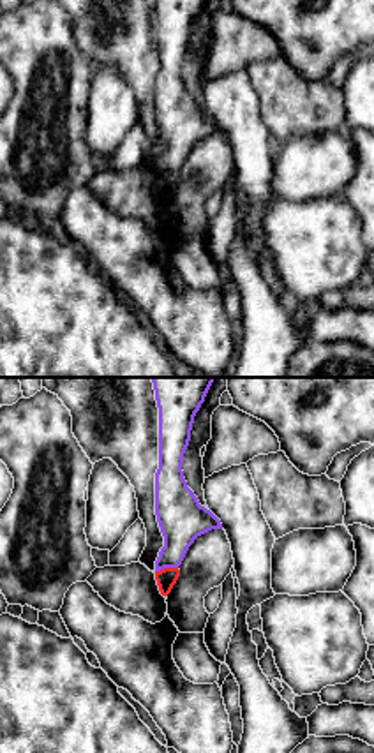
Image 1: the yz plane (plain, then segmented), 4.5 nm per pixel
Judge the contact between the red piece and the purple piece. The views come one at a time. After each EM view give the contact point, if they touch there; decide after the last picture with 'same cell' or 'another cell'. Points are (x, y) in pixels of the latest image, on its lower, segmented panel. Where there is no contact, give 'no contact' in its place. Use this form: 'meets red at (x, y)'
meets red at (166, 568)

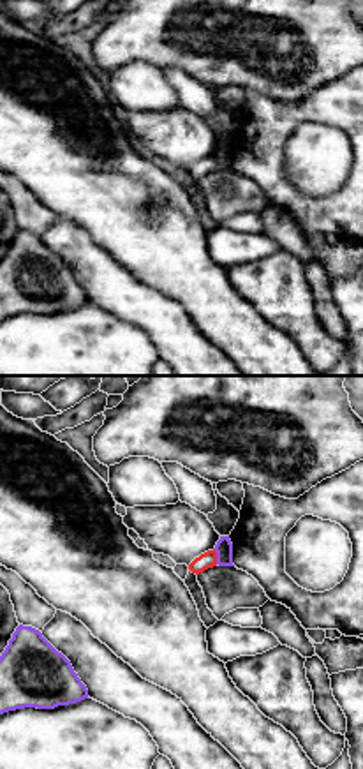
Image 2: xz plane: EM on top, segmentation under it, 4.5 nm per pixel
meets red at (215, 556)

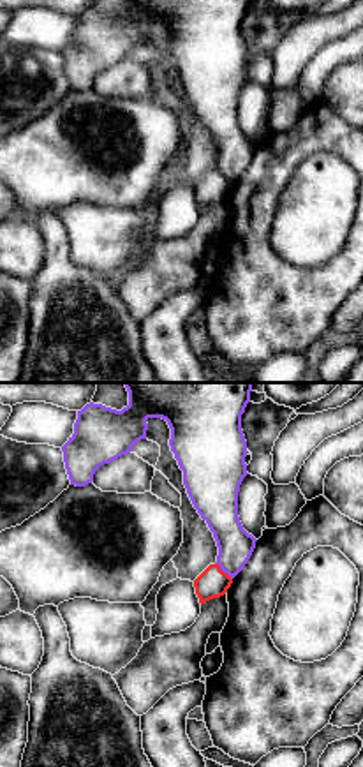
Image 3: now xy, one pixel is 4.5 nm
meets red at (222, 572)

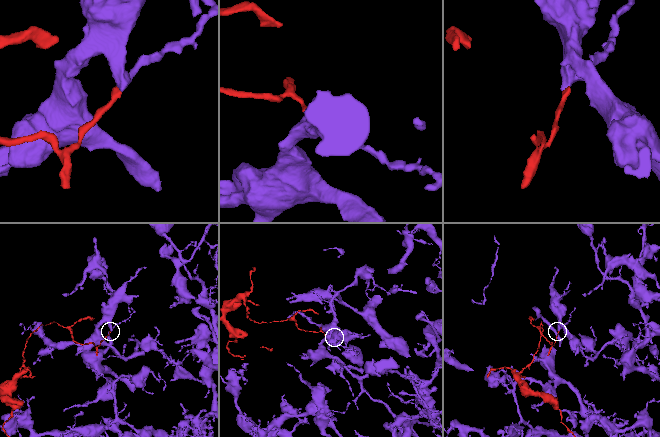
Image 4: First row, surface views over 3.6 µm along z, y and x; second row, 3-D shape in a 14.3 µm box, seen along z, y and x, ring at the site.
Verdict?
another cell

